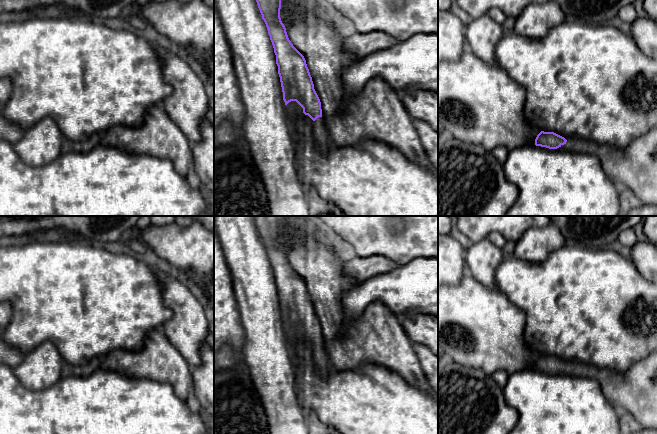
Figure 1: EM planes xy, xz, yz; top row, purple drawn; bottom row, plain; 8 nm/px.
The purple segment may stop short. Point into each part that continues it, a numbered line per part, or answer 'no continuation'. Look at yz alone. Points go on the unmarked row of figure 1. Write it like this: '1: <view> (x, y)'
no continuation

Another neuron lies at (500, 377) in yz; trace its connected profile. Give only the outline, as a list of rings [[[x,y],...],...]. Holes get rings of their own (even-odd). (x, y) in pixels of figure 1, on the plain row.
[[[500,370],[500,371],[497,371],[495,372],[493,375],[493,378],[495,380],[495,382],[501,387],[501,388],[504,388],[507,384],[507,379],[508,379],[508,374],[503,371],[503,370]]]

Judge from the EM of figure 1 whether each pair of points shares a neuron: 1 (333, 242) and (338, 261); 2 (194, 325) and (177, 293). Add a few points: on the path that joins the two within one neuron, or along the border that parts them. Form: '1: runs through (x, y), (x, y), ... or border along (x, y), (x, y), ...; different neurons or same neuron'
1: border along (315, 238), (330, 249), (340, 250); different neurons
2: runs through (189, 317), (187, 307), (183, 301); same neuron

